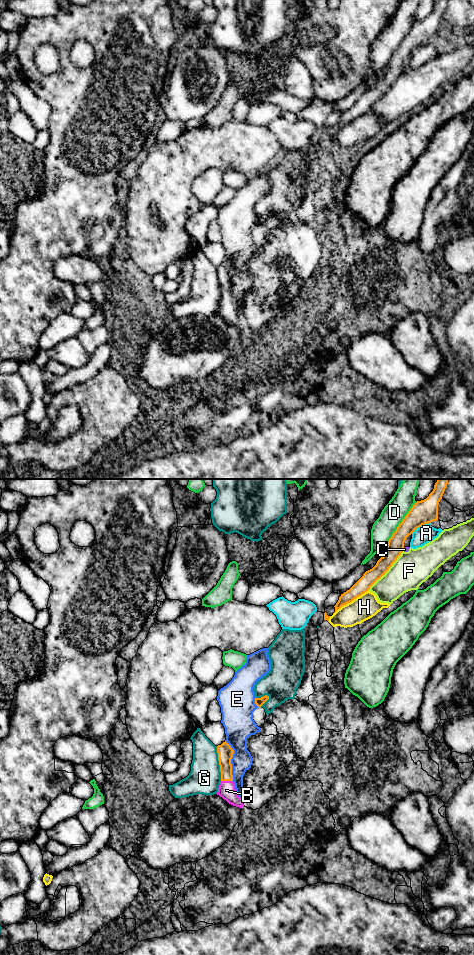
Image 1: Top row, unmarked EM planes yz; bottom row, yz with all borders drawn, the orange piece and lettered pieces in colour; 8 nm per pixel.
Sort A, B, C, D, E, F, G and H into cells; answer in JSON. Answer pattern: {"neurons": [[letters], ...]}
{"neurons": [["A"], ["B"], ["C"], ["D"], ["E"], ["F"], ["G"], ["H"]]}

